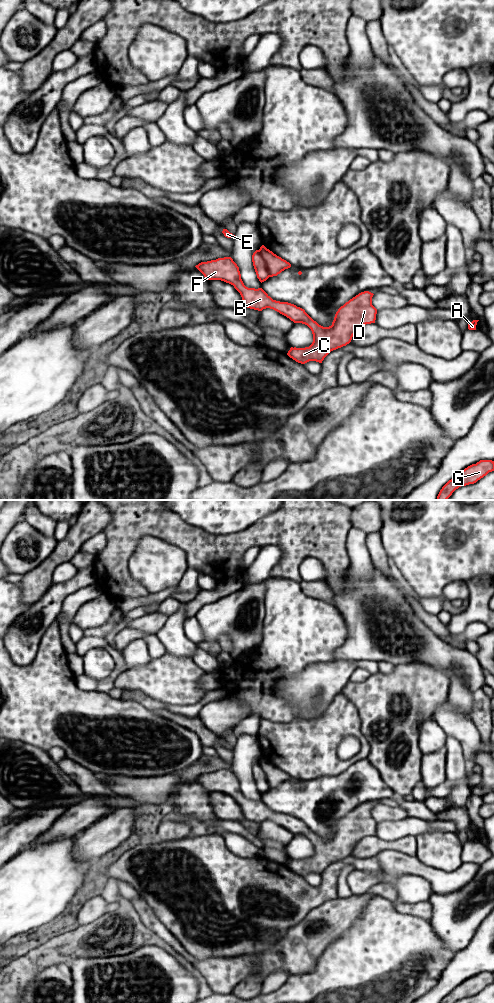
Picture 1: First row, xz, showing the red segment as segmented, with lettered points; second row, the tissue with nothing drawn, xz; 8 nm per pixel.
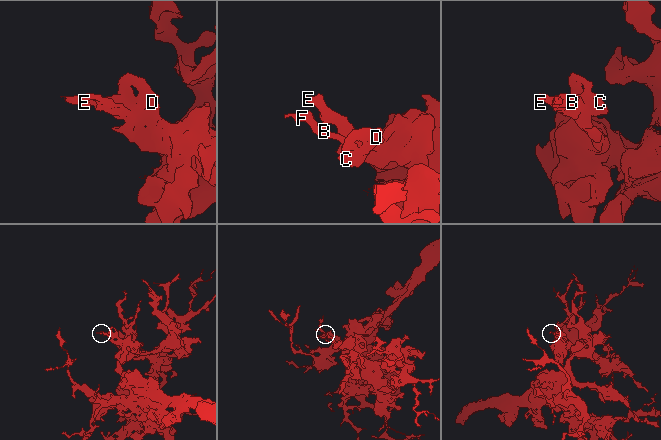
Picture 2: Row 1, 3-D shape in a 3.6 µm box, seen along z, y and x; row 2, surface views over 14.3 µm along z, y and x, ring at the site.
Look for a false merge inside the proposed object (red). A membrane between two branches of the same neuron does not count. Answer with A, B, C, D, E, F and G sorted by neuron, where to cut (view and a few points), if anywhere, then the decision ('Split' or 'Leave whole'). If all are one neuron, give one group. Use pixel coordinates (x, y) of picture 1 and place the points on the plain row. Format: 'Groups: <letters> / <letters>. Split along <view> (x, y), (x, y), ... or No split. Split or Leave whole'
Groups: A B C D F G / E. Split along xz (258, 762), (270, 788). Split

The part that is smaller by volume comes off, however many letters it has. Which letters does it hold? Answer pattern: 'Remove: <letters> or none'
Remove: E

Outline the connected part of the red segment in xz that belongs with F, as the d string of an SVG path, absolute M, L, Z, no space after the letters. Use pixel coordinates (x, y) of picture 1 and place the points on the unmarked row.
M231 769L201 774L195 778L208 792L221 792L234 798L240 805L245 819L262 823L270 820L286 828L294 835L307 837L313 846L309 859L291 859L287 867L298 875L309 873L322 875L333 862L349 856L358 841L375 835L377 821L372 817L373 805L364 803L341 818L332 837L323 839L314 833L304 821L288 814L273 812L262 800L244 797L239 779Z

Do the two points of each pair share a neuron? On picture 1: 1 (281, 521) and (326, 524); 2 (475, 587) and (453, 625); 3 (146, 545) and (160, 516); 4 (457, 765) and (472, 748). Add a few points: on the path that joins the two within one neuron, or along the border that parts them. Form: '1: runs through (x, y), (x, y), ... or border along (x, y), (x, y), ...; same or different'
1: runs through (292, 524), (315, 524); same
2: runs through (475, 597), (475, 607), (463, 619); same
3: border along (173, 543), (152, 535), (143, 535), (134, 550); different
4: border along (453, 736), (459, 741), (465, 760); different

